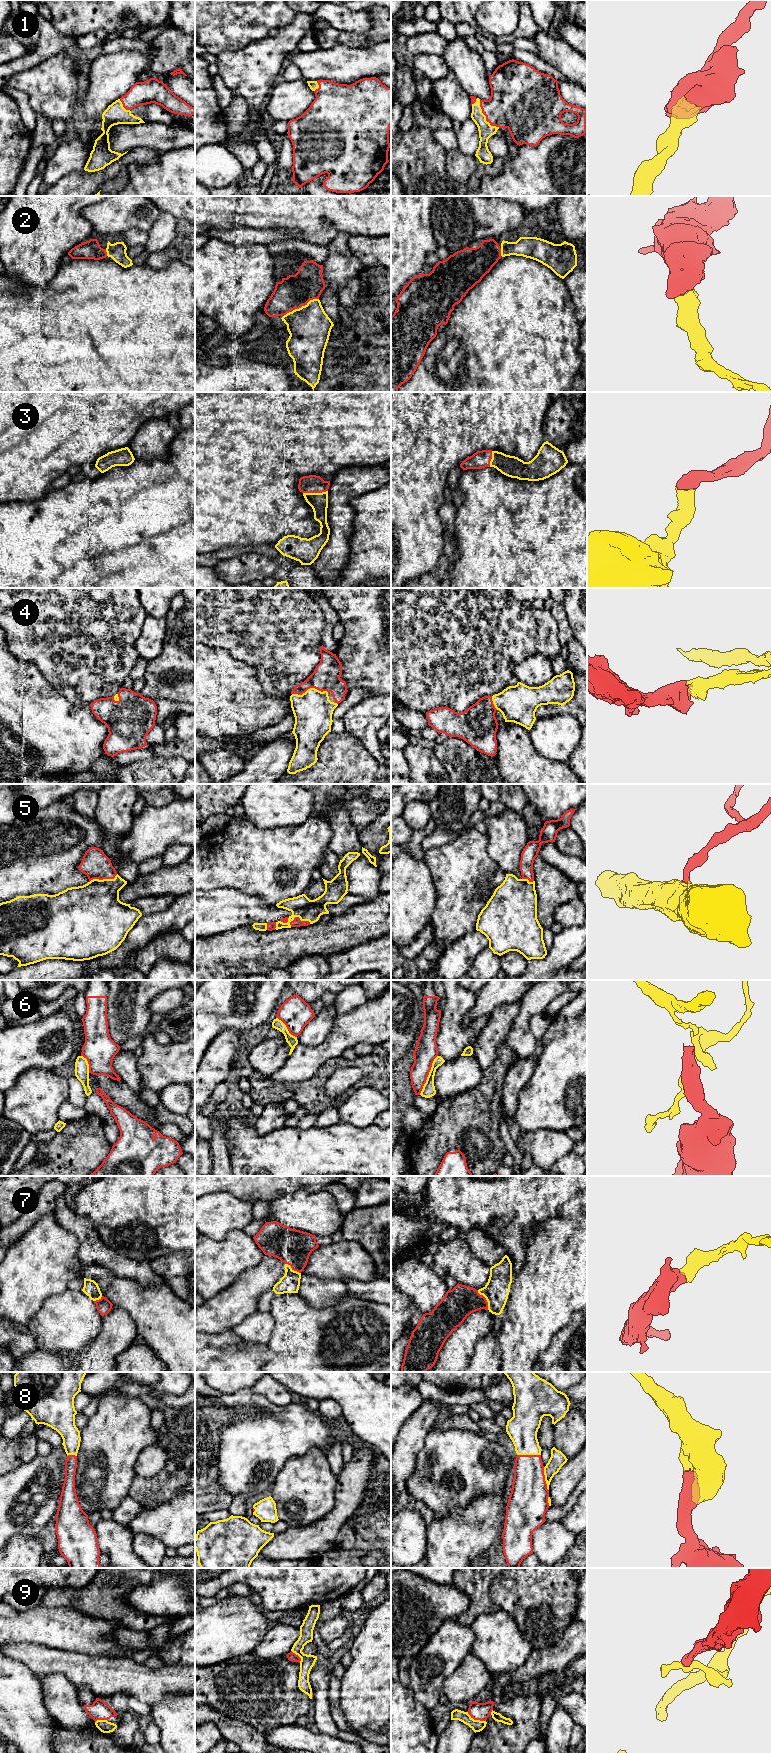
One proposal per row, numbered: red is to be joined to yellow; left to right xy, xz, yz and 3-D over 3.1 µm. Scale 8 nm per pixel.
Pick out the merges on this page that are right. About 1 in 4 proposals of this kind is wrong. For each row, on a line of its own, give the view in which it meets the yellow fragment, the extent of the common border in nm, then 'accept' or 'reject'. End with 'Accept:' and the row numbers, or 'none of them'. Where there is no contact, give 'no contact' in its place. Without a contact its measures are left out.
1: yz | 280 nm | accept
2: xz | 320 nm | accept
3: xz | 200 nm | accept
4: xz | 280 nm | accept
5: xz | 240 nm | accept
6: yz | 360 nm | reject
7: yz | 180 nm | accept
8: yz | 190 nm | accept
9: yz | 170 nm | reject
Accept: 1, 2, 3, 4, 5, 7, 8

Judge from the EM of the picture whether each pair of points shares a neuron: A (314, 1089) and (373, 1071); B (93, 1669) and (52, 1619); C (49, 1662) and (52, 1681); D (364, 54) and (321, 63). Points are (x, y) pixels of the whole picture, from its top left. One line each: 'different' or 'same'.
A: same
B: different
C: different
D: same

